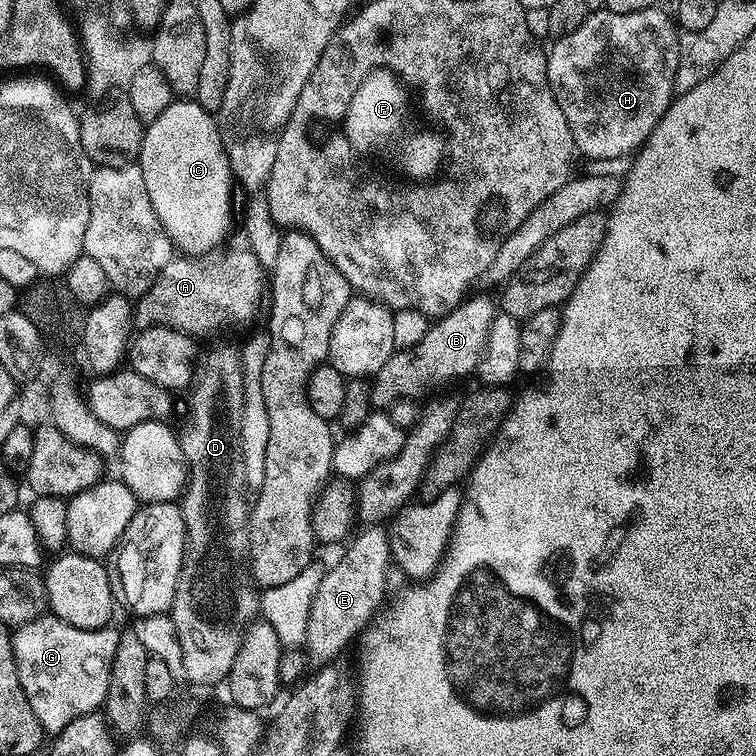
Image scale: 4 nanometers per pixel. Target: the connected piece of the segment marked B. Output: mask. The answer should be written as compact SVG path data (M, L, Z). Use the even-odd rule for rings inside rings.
M469 295L450 314L439 317L429 327L426 338L412 348L401 348L371 377L372 407L387 410L402 400L423 401L423 396L477 371L489 347L491 324L498 313L498 304L488 296Z

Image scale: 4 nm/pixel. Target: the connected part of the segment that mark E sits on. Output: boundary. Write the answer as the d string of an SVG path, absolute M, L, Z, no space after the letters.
M380 526L362 528L347 541L340 561L325 571L318 592L314 594L313 605L310 606L306 652L320 666L339 657L336 655L371 622L372 615L384 600L384 594L389 591L388 575L394 564L389 536L380 536Z

